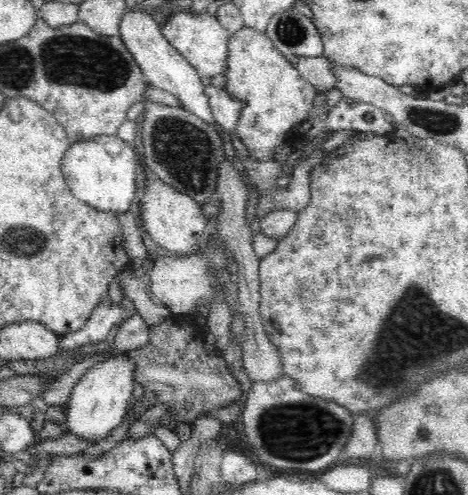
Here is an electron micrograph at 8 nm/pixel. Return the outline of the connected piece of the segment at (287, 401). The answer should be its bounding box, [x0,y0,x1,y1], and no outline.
[243,376,354,472]

